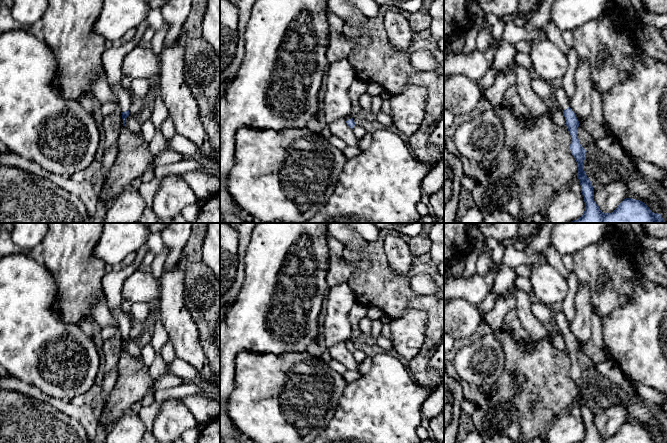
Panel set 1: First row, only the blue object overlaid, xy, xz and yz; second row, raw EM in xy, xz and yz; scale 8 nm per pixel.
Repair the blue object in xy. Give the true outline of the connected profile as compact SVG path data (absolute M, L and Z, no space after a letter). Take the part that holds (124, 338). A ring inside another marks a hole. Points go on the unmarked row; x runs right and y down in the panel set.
M110 309L110 312L117 320L123 343L123 350L126 350L125 345L130 338L129 333L132 331L131 318L122 309Z

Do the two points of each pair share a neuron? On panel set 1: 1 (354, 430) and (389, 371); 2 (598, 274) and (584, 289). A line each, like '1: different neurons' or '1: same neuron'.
1: same neuron
2: different neurons

